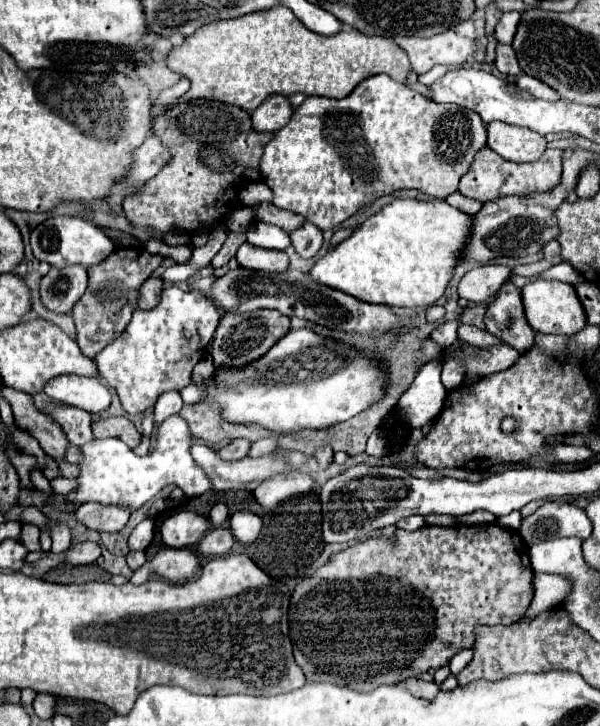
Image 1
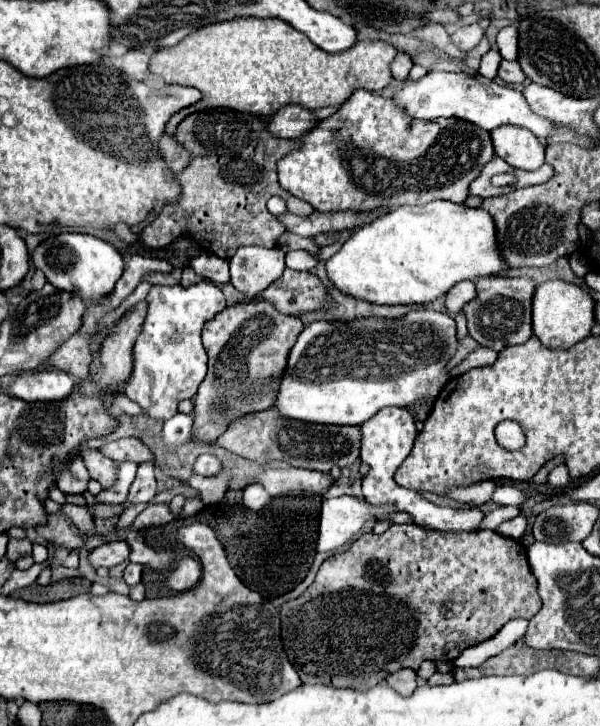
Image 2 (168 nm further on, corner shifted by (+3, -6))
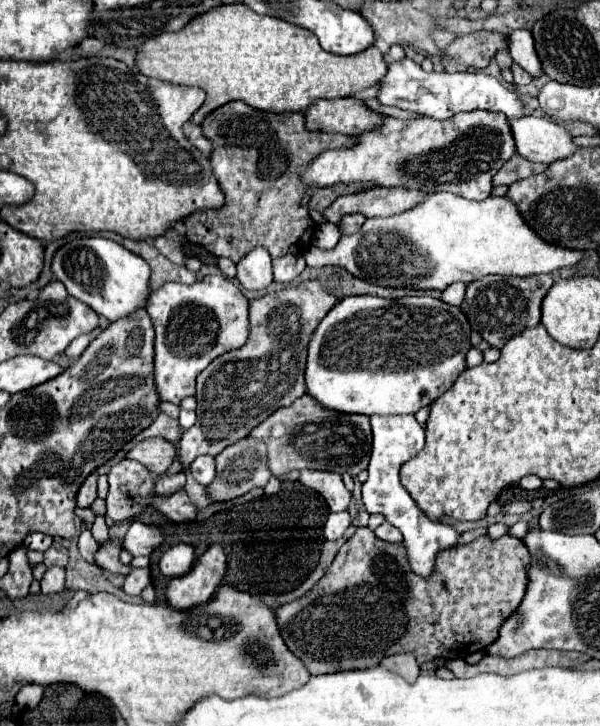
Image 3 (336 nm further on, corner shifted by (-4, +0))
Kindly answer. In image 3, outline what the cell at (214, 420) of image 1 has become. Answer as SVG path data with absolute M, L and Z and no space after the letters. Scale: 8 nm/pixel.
M309 394L297 398L291 406L279 408L251 432L263 440L269 452L269 468L273 476L289 474L291 470L325 470L357 476L369 464L371 424L363 414L343 414L321 408Z

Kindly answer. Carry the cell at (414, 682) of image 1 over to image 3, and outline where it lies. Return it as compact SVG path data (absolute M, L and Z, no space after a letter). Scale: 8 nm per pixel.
M397 654L397 656L387 656L385 660L381 660L381 664L385 668L389 668L391 672L399 674L401 678L405 678L407 682L415 682L417 676L421 674L419 664L415 662L413 654Z

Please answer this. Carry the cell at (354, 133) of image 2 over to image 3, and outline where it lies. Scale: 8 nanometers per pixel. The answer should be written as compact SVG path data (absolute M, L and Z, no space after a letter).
M465 112L447 120L385 118L379 130L359 136L359 144L345 150L325 150L303 172L303 180L317 186L375 182L377 186L419 188L423 192L453 192L469 200L485 200L493 190L493 176L515 154L513 132L501 112Z

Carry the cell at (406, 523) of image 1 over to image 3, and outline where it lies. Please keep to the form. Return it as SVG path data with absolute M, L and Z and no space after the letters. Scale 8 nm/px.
M383 522L383 524L375 530L375 534L377 534L381 540L391 542L391 544L401 544L401 542L403 542L401 532L399 532L397 528L393 528L391 524L387 524L387 522Z

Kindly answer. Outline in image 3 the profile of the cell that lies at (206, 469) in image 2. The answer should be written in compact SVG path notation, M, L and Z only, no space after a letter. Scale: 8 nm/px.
M199 456L193 460L189 470L199 484L207 486L215 478L215 458L213 456Z

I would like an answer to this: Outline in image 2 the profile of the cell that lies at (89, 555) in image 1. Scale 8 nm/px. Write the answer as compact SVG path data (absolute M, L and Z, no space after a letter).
M110 542L110 544L104 544L100 548L94 548L90 554L88 554L88 562L90 566L94 568L100 568L100 566L116 566L120 562L124 562L130 554L130 548L126 542Z

